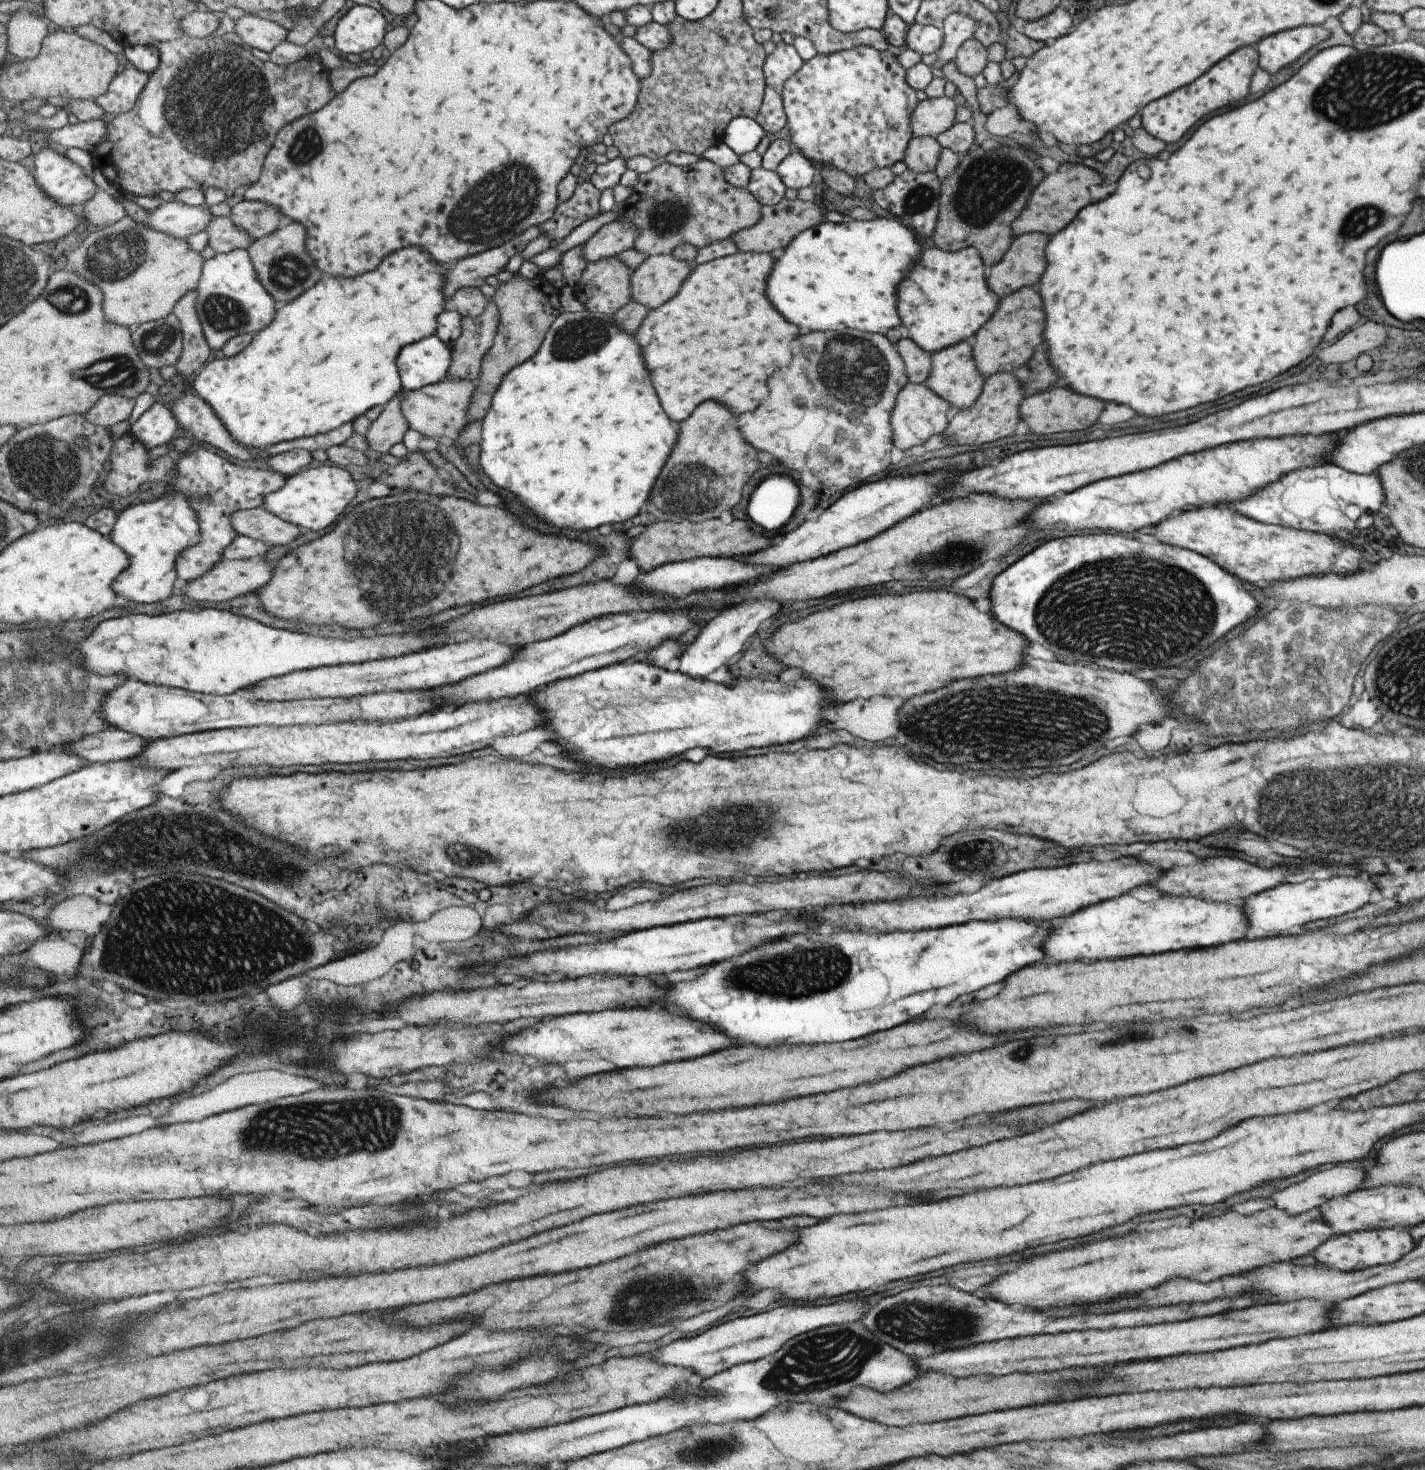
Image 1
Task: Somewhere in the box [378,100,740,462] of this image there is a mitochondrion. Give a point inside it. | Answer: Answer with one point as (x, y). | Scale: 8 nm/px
(497, 203)

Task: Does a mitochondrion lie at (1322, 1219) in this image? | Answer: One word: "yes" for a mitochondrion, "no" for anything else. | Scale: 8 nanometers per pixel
no

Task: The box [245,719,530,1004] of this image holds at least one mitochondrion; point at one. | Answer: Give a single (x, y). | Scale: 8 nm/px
(476, 856)

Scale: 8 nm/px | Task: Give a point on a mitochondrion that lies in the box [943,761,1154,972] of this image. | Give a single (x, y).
(957, 853)

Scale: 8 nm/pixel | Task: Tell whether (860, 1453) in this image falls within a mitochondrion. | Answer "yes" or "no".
no

